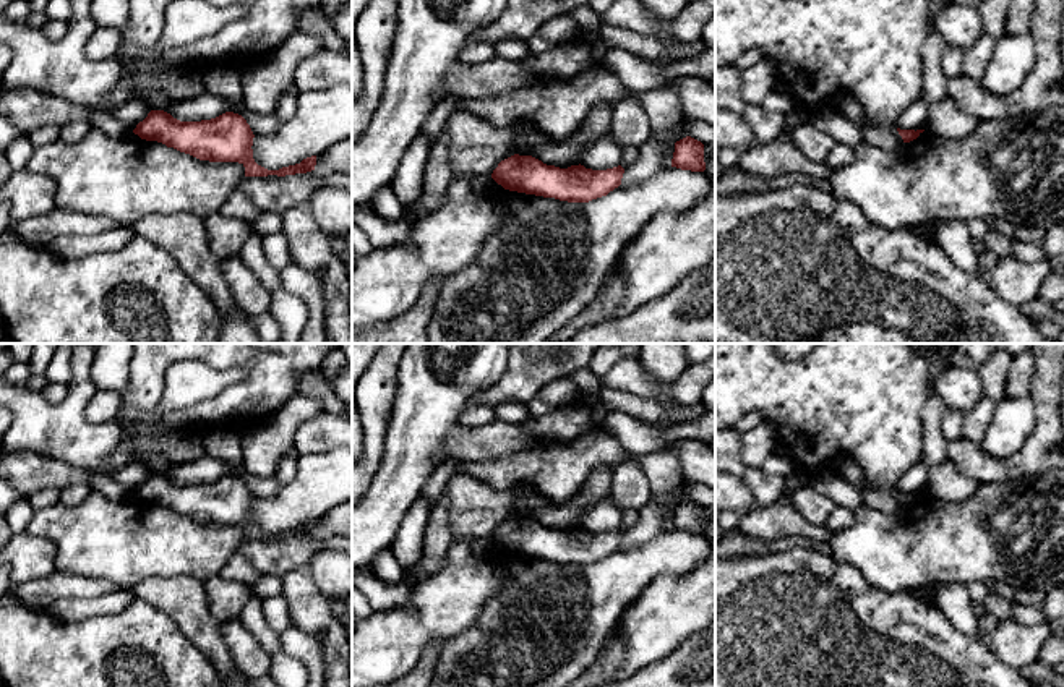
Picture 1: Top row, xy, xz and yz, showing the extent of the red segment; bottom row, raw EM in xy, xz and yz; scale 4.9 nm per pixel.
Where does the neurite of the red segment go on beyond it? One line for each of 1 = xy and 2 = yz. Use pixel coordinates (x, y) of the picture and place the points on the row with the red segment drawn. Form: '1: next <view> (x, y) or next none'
1: next none
2: next none

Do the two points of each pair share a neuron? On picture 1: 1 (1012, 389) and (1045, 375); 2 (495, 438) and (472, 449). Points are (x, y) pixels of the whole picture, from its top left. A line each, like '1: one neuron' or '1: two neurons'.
1: two neurons
2: one neuron

